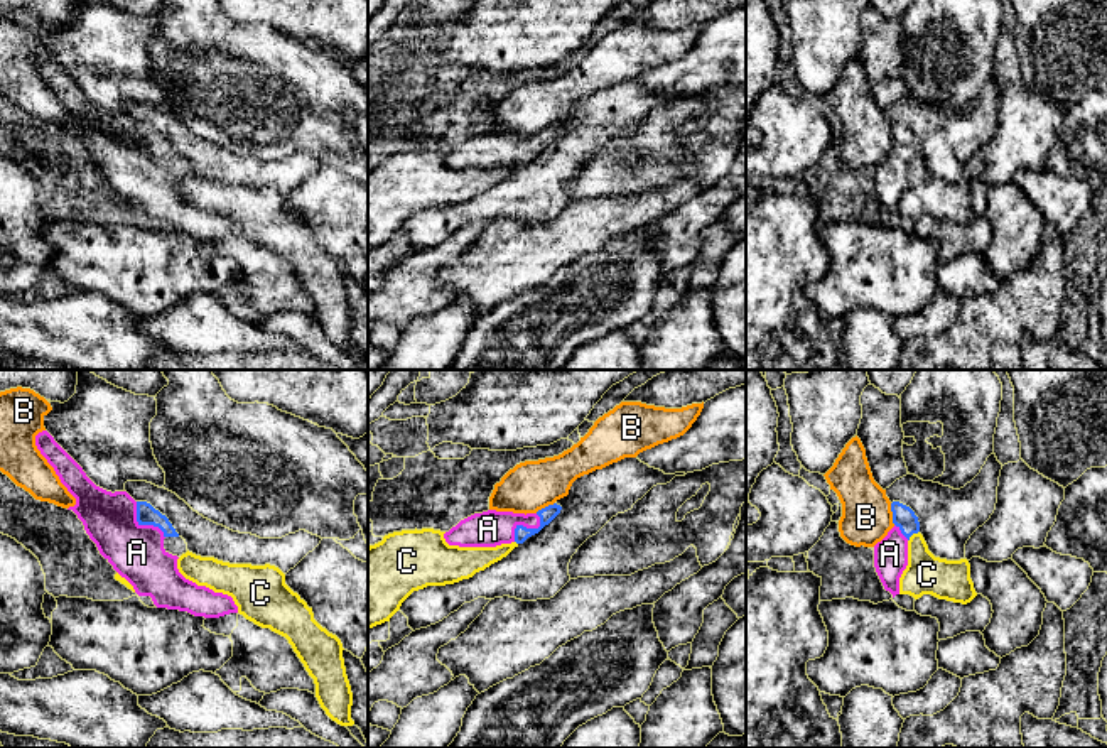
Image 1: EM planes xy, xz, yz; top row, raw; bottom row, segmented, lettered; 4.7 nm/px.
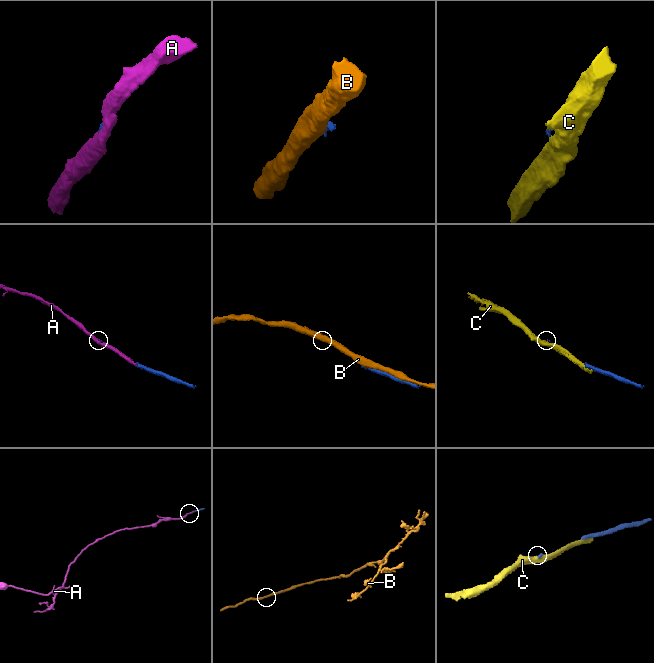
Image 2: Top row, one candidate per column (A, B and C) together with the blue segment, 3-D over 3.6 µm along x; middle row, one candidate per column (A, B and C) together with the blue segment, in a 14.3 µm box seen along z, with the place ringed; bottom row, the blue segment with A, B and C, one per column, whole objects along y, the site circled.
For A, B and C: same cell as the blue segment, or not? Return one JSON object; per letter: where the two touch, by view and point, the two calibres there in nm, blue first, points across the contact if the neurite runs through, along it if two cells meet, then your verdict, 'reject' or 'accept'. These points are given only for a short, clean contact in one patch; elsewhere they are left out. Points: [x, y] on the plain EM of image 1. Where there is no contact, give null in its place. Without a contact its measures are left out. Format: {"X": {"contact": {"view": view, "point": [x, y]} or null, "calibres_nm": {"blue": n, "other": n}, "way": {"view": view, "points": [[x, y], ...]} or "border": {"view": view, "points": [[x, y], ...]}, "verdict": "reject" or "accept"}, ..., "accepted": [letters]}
{"A": {"contact": {"view": "xy", "point": [144, 146]}, "calibres_nm": {"blue": 100, "other": 260}, "verdict": "accept"}, "B": {"contact": {"view": "yz", "point": [893, 135]}, "calibres_nm": {"blue": 110, "other": 240}, "verdict": "reject"}, "C": {"contact": {"view": "yz", "point": [912, 156]}, "calibres_nm": {"blue": 110, "other": 190}, "verdict": "reject"}, "accepted": ["A"]}

